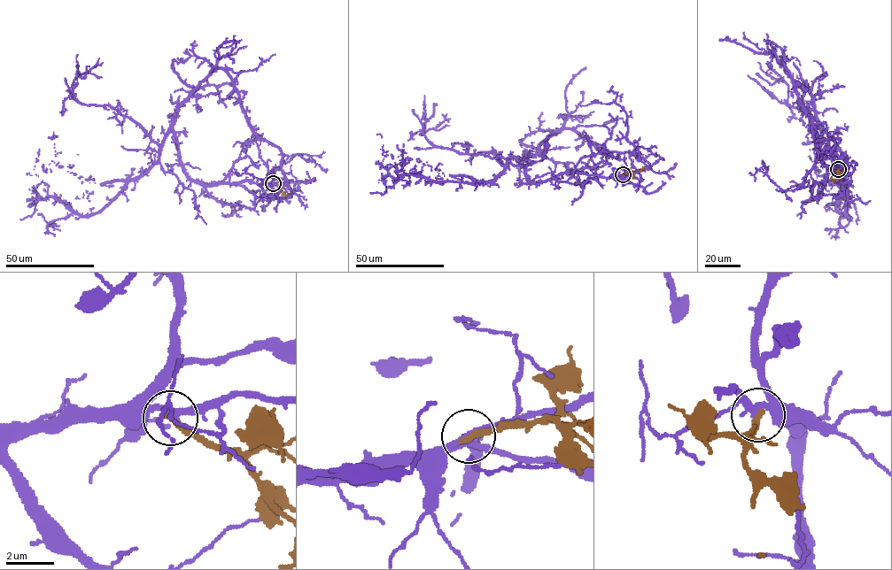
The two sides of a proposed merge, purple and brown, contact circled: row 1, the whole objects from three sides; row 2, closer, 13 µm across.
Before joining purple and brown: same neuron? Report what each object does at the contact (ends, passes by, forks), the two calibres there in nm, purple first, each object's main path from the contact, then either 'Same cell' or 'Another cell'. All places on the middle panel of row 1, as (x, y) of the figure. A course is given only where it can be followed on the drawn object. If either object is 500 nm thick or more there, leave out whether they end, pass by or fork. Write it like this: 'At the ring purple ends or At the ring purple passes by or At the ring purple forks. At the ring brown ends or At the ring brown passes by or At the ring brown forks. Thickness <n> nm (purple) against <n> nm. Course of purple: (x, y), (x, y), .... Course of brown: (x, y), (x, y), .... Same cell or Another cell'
At the ring purple passes by. At the ring brown ends. Thickness 280 nm (purple) against 320 nm. Course of purple: (623, 174), (528, 178), (522, 159), (563, 128), (601, 153), (633, 153), (624, 110), (615, 102), (581, 106). Course of brown: (623, 174), (639, 172), (642, 166). Another cell

